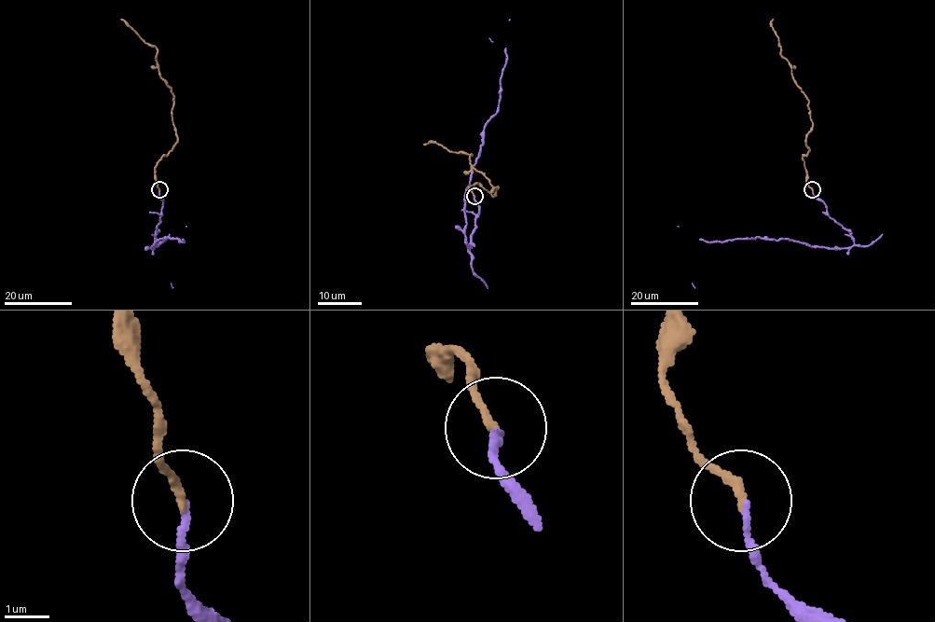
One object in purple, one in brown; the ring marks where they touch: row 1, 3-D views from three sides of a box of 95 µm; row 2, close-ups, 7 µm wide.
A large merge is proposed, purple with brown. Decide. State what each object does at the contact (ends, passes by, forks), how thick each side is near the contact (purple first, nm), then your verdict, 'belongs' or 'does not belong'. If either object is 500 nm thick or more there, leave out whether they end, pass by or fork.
purple ends there; brown ends there; 130 nm thick on the purple side, 190 nm on the other; belongs

